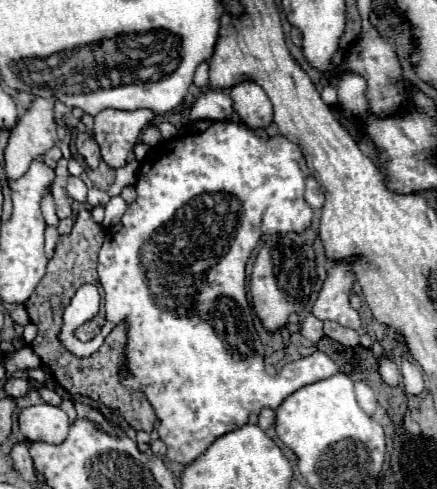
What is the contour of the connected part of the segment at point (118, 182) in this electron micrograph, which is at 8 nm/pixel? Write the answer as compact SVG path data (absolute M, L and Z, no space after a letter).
M130 160L124 168L120 168L120 170L118 170L118 178L116 178L114 184L110 186L110 196L118 196L124 186L134 184L134 182L136 182L136 172L138 172L138 168L140 168L140 162L136 162L136 160Z

